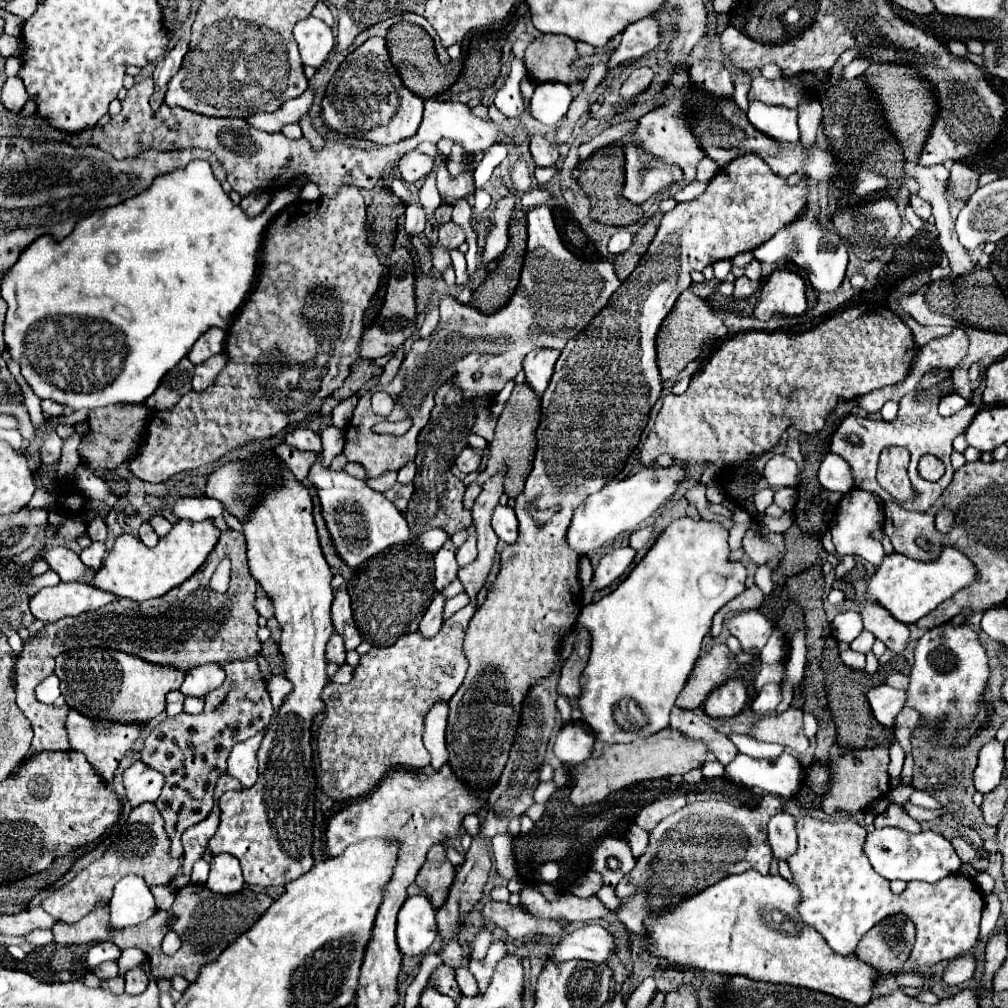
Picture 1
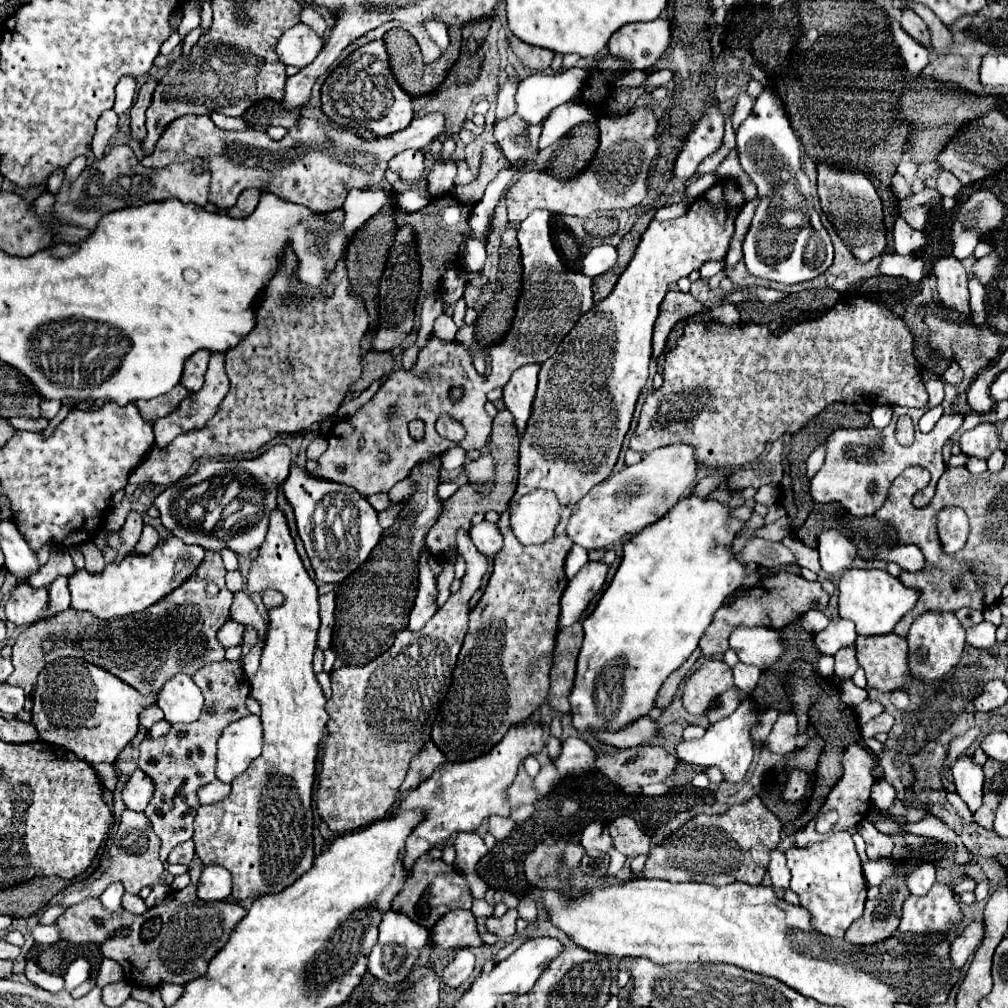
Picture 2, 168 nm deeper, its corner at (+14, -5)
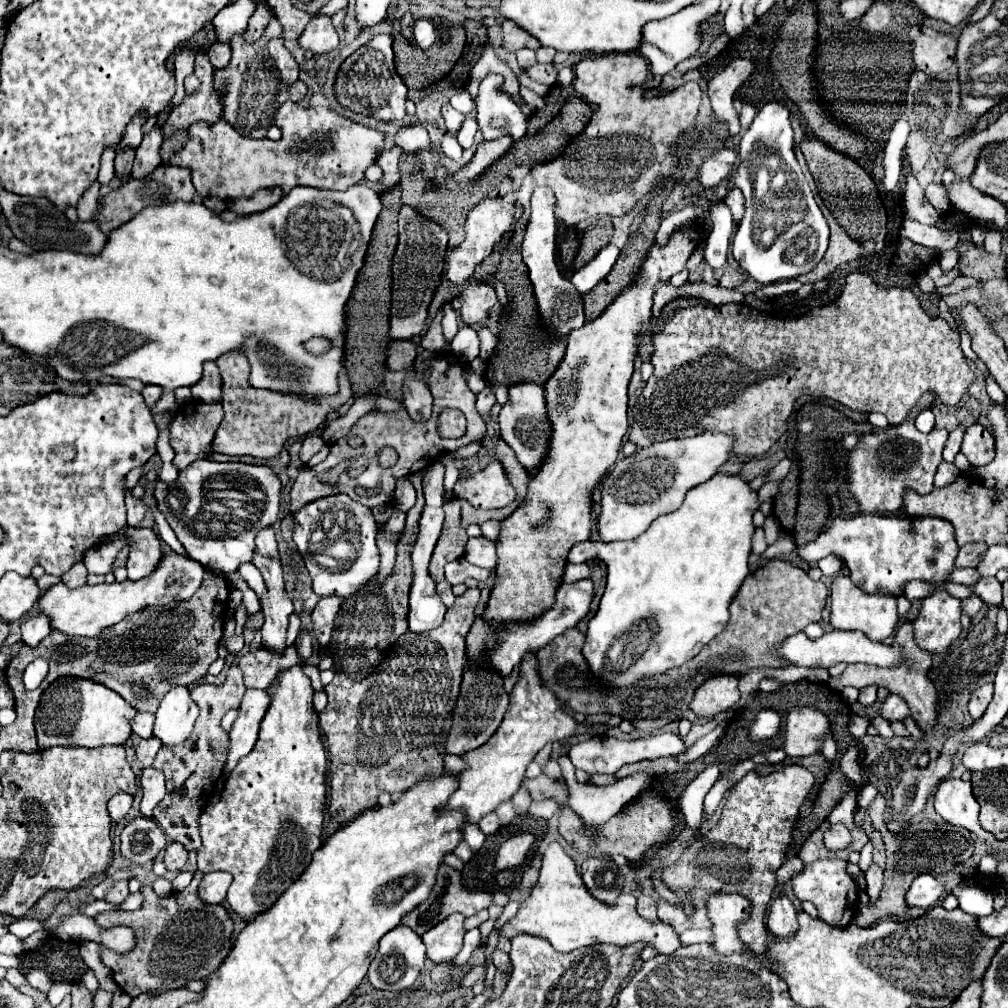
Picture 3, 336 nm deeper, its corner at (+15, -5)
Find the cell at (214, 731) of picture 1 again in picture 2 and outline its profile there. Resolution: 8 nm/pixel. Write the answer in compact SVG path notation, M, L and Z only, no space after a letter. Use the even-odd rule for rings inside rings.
M223 660L223 662L213 662L213 664L207 664L205 668L199 668L195 674L193 674L193 680L195 684L203 690L203 696L205 696L205 706L203 706L203 712L199 716L199 720L195 720L193 724L173 724L169 734L161 736L161 738L151 738L149 734L143 738L141 742L141 756L139 756L139 768L155 782L155 792L153 792L153 798L151 802L147 804L145 808L145 814L147 818L151 820L153 824L153 830L155 834L161 838L161 850L159 850L159 860L165 864L167 862L167 856L169 852L189 840L193 836L193 820L195 820L195 812L199 808L199 800L197 800L197 788L215 780L215 760L217 760L217 740L223 732L225 726L229 726L231 722L237 722L239 718L243 716L249 716L251 712L247 710L247 696L251 692L249 688L249 680L241 668L239 662L229 662L229 660Z

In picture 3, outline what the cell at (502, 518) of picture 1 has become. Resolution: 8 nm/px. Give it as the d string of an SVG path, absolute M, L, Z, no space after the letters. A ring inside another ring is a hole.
M470 538L466 546L464 558L480 568L494 568L496 566L496 546L486 538Z

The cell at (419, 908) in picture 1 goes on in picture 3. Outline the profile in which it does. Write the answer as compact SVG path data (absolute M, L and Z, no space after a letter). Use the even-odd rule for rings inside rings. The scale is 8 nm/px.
M400 924L382 936L380 948L368 970L368 980L378 990L396 990L396 992L406 990L416 982L418 974L424 968L424 960L426 960L426 954L424 954L424 944L422 944L420 936L416 932L412 932L408 926Z

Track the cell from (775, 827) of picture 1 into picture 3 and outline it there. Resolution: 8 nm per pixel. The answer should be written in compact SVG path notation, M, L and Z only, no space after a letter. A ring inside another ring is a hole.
M786 896L774 898L774 902L770 904L770 912L768 912L766 920L768 920L768 930L776 938L786 940L786 938L792 938L796 934L796 928L798 928L796 908L792 906L792 902Z

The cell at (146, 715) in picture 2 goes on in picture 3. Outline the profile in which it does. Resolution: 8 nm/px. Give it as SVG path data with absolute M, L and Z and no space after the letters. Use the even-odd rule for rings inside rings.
M138 712L132 720L130 720L132 732L138 734L140 738L150 738L152 736L152 726L154 726L154 714L146 714L146 712Z

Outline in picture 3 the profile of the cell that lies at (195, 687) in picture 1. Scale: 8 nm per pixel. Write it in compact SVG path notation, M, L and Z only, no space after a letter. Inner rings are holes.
M176 686L160 702L154 720L154 736L162 746L176 746L190 736L196 718L198 706L192 704L188 688Z

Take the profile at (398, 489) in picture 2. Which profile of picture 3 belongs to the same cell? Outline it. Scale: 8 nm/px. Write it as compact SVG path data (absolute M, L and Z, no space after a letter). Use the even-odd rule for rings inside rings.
M400 478L398 486L396 486L396 498L394 498L394 506L398 510L408 512L416 502L416 490L410 484L410 478Z

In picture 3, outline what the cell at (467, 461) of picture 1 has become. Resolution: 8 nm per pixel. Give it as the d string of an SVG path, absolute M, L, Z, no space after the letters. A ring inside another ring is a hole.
M490 462L482 472L472 474L464 482L456 482L454 496L468 500L474 508L504 508L516 498L516 490L510 484L502 464Z

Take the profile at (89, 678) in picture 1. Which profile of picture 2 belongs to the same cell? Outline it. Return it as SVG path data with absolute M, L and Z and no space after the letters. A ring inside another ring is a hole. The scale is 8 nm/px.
M77 658L57 660L47 664L39 674L37 690L33 694L33 724L39 740L63 746L77 754L77 758L95 762L115 762L117 754L133 740L139 730L139 712L157 702L159 692L141 694L117 680L111 672Z

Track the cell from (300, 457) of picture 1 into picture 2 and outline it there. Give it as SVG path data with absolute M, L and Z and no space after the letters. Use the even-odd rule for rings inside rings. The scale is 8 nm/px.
M275 444L251 460L205 460L197 470L161 492L153 506L161 512L161 522L185 544L199 544L217 552L227 546L237 554L257 550L267 534L269 514L277 506L277 490L289 476L291 450Z

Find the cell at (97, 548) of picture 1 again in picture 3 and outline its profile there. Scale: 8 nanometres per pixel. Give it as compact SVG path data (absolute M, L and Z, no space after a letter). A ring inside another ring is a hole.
M36 616L30 618L22 624L22 644L36 648L36 644L40 644L40 640L44 640L50 634L50 624L46 620L46 616Z

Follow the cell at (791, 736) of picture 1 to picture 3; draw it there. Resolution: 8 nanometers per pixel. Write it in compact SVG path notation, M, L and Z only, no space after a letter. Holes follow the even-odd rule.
M812 706L794 708L786 718L784 752L790 758L804 758L822 752L824 736L830 734L830 720Z

